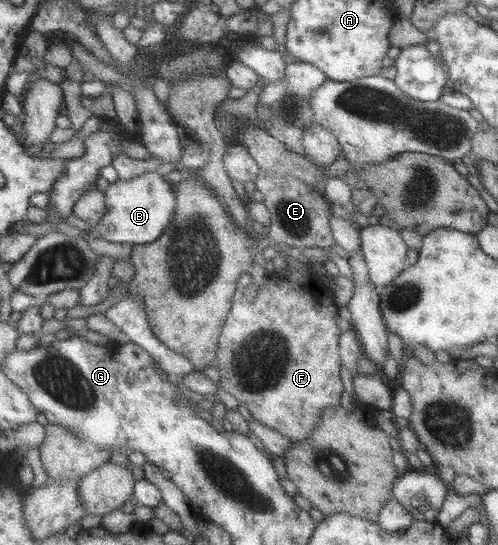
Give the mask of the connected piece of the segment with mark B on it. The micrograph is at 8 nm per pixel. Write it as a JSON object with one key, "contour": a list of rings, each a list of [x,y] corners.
{"contour":[[[149,172],[130,180],[119,180],[106,190],[107,213],[102,223],[93,225],[74,213],[67,221],[82,234],[93,238],[105,238],[119,243],[150,244],[157,241],[170,227],[179,201],[176,185],[167,176]]]}

